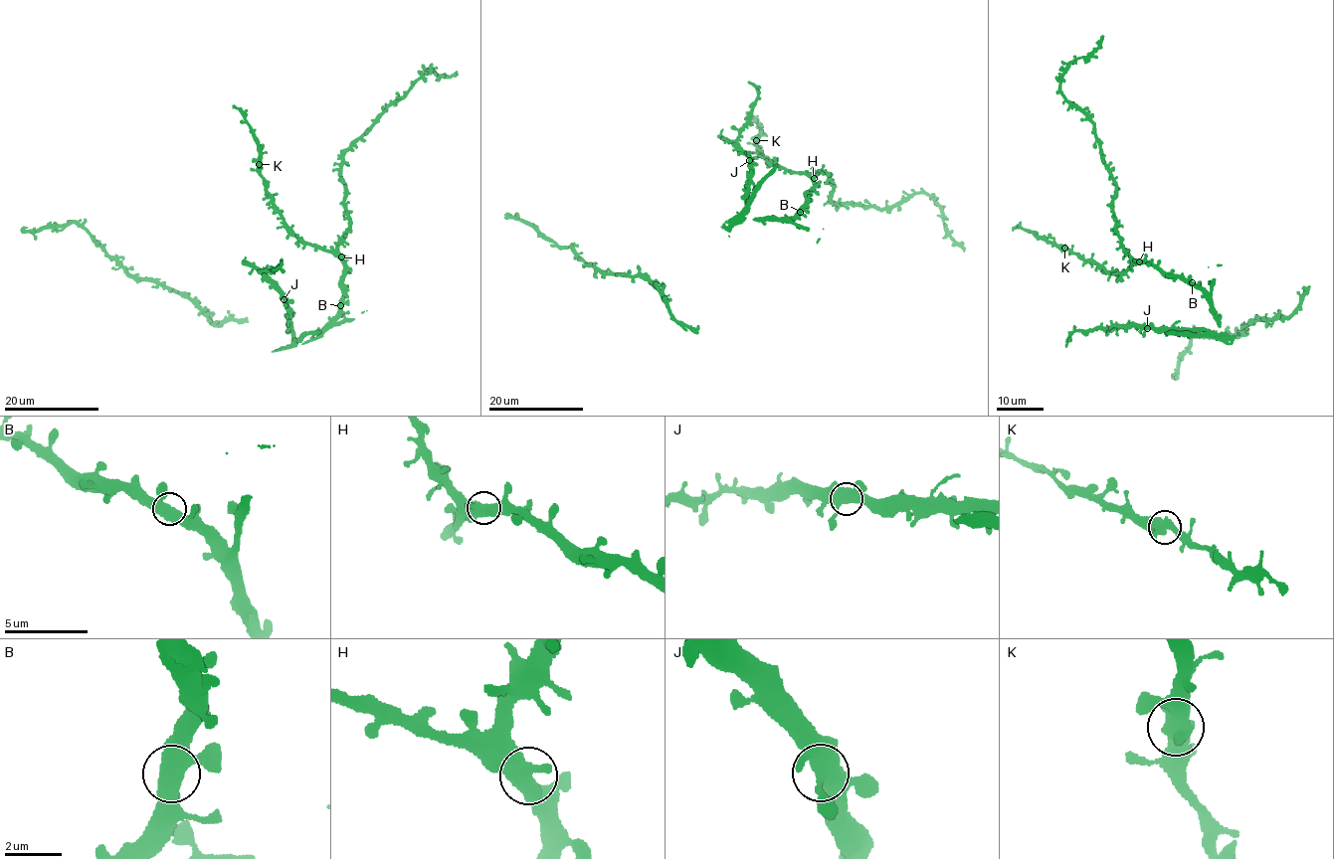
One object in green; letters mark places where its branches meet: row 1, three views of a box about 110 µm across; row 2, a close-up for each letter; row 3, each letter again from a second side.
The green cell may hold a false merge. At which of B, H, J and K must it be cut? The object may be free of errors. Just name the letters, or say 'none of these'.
none of these

